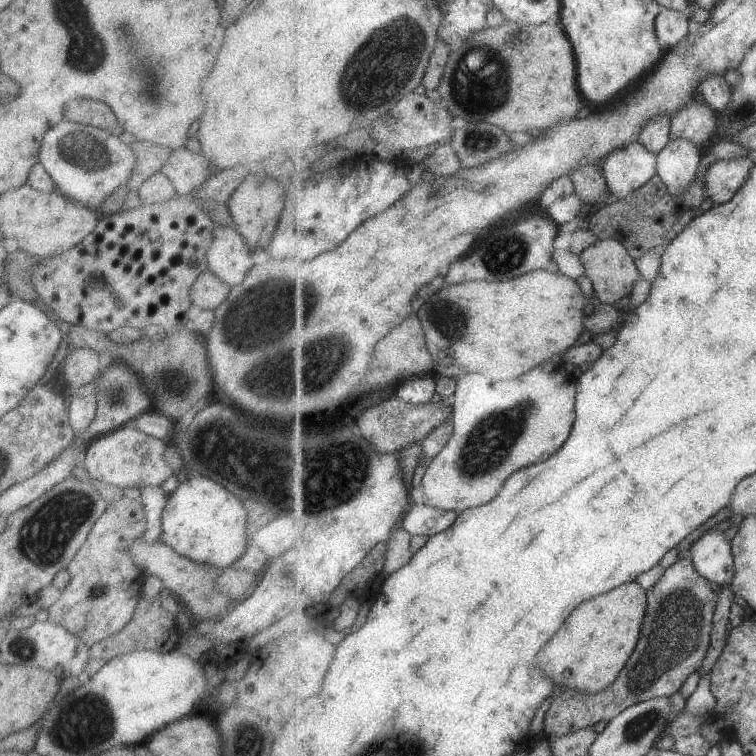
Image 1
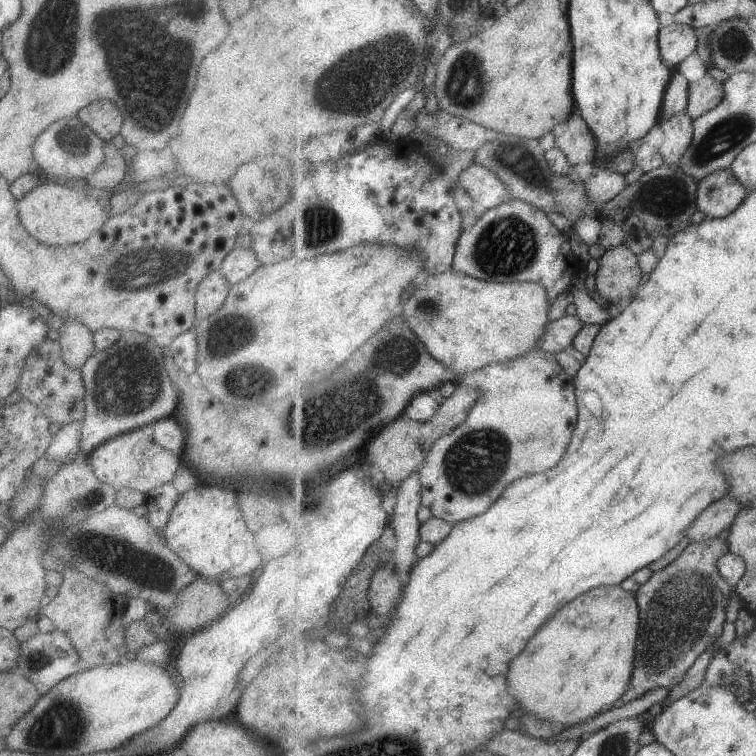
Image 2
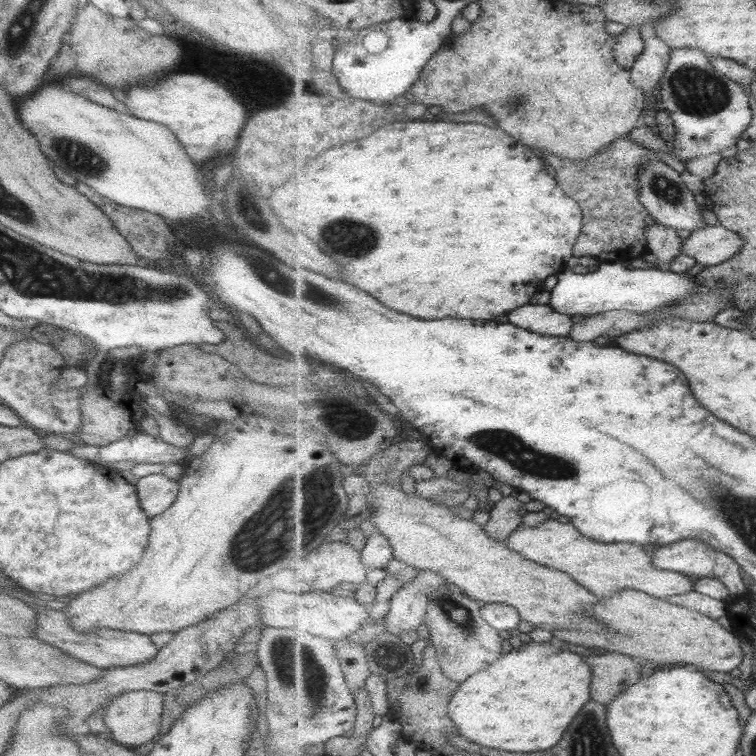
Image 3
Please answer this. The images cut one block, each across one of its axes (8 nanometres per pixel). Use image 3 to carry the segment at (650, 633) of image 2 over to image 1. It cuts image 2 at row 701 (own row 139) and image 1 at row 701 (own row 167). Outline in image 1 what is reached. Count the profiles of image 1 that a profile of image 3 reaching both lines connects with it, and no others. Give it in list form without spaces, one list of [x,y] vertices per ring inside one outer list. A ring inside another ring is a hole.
[[[689,556],[668,567],[662,574],[661,580],[647,590],[649,594],[647,616],[633,658],[629,658],[628,664],[615,682],[599,694],[589,695],[579,690],[562,690],[560,696],[551,703],[543,719],[543,730],[548,738],[569,736],[574,730],[589,728],[600,720],[612,721],[633,704],[661,696],[673,696],[685,684],[687,678],[703,666],[712,645],[714,613],[718,602],[718,594],[713,591],[713,586],[697,572]]]

